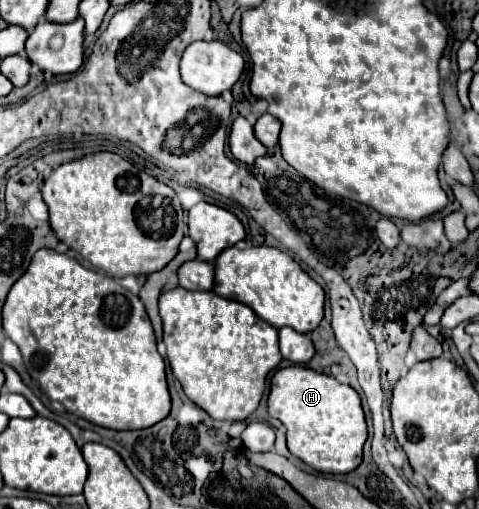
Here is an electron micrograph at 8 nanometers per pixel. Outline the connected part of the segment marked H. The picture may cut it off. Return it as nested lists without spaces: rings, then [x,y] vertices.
[[[306,366],[280,368],[272,376],[270,394],[268,394],[268,414],[280,420],[288,428],[286,432],[288,450],[310,468],[324,474],[348,474],[360,466],[362,446],[366,442],[366,420],[364,420],[364,410],[360,406],[360,396],[352,386],[340,384],[336,378]]]

